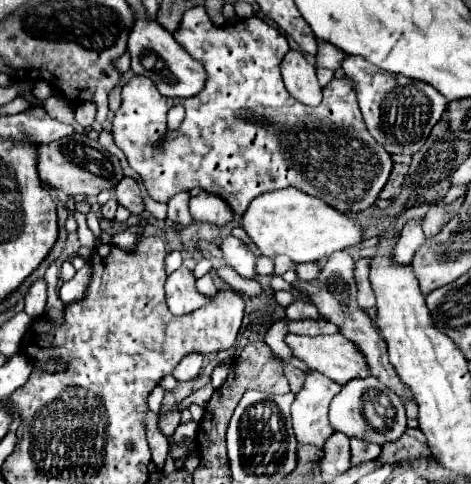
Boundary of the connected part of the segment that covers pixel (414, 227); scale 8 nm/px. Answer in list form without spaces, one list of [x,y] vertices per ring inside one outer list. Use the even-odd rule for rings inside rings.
[[[410,220],[410,222],[406,224],[406,228],[400,232],[398,242],[396,242],[394,250],[392,250],[392,260],[394,260],[396,264],[400,264],[400,266],[410,264],[414,252],[418,250],[418,246],[424,244],[426,236],[424,236],[424,232],[420,230],[420,224],[422,224],[420,220]]]

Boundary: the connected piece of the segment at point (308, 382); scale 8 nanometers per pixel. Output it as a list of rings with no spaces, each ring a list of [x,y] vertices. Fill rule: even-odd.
[[[314,370],[306,372],[304,388],[296,394],[292,404],[292,424],[300,444],[324,446],[324,442],[334,434],[328,422],[328,406],[340,390],[341,386],[330,378]]]

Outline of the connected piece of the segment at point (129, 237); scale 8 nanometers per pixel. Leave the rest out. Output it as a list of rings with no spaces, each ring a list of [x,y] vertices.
[[[120,228],[120,232],[116,236],[112,236],[112,244],[124,252],[133,251],[137,245],[137,236],[128,232],[127,229]]]

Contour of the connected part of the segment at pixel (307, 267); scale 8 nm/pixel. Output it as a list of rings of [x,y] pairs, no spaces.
[[[314,262],[314,264],[298,264],[296,266],[296,274],[298,274],[300,280],[316,280],[320,270],[322,268],[318,266],[318,262]]]

